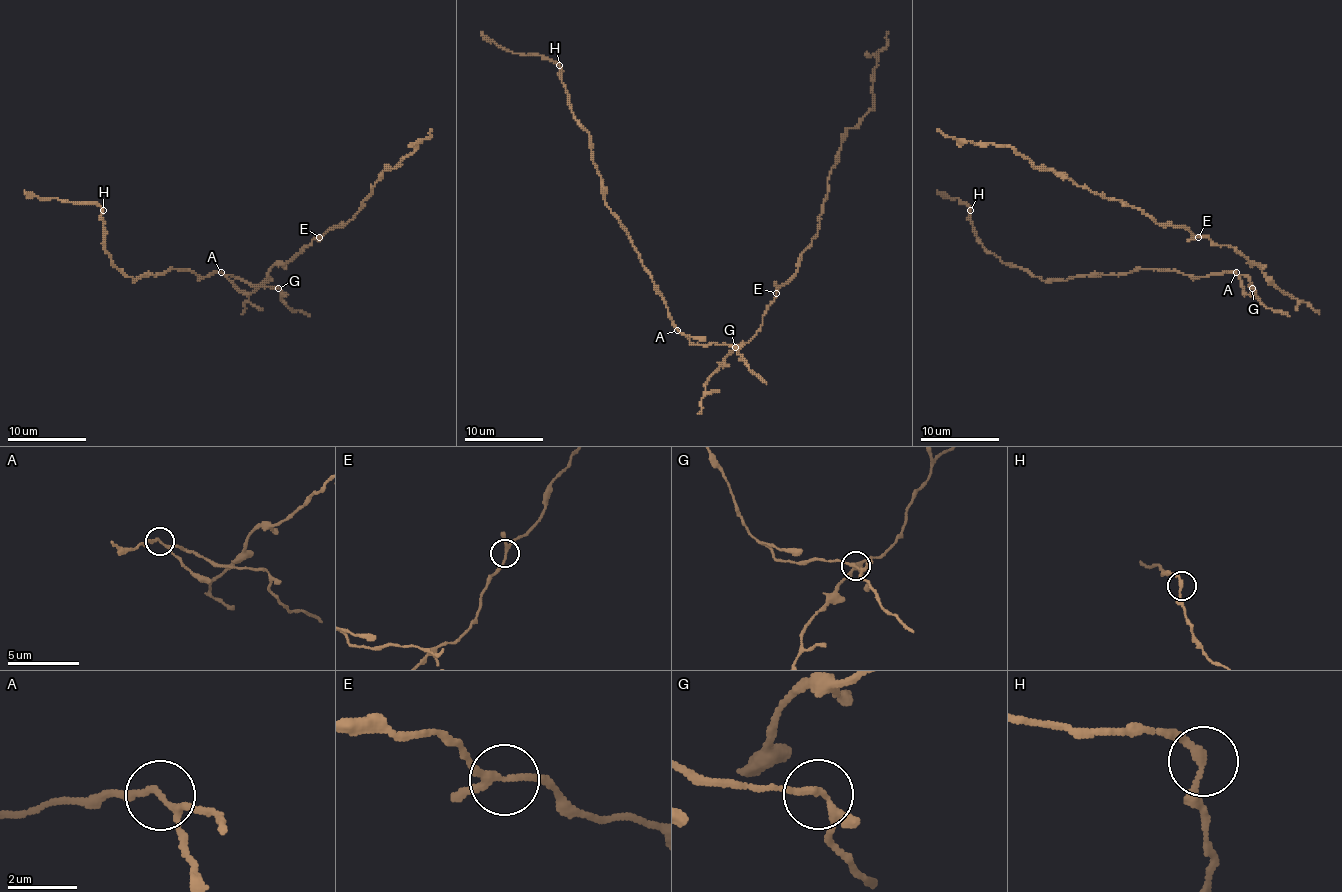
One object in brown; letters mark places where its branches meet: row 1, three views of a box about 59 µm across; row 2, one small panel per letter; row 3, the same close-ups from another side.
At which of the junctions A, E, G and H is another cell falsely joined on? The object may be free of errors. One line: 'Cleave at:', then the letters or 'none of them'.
Cleave at: none of them

